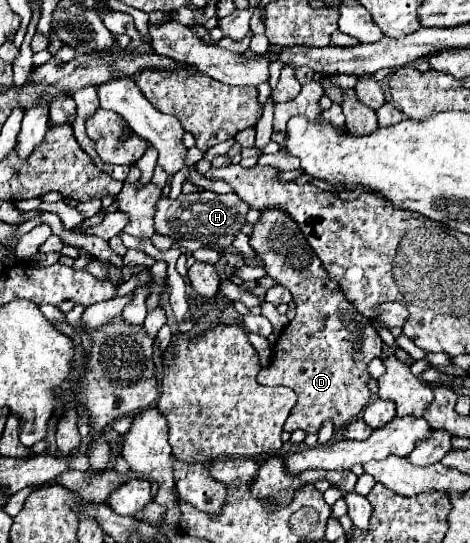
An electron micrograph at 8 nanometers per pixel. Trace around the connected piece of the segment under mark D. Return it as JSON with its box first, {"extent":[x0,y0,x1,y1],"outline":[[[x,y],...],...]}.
{"extent":[250,208,382,434],"outline":[[[278,208],[262,210],[262,216],[254,224],[254,230],[250,234],[250,246],[254,248],[258,258],[262,258],[268,276],[272,276],[278,284],[286,286],[296,302],[296,318],[280,332],[274,344],[272,360],[258,372],[256,380],[262,386],[288,386],[296,392],[298,400],[290,412],[290,418],[284,422],[284,432],[294,432],[294,420],[298,420],[298,428],[306,434],[316,434],[324,420],[332,420],[336,430],[340,430],[344,424],[350,424],[350,420],[354,420],[370,400],[370,390],[366,388],[366,382],[370,380],[368,364],[370,360],[380,358],[382,340],[372,328],[370,320],[360,316],[356,308],[348,304],[340,286],[328,278],[328,272],[324,270],[320,258],[308,246],[306,236],[288,212]]]}

